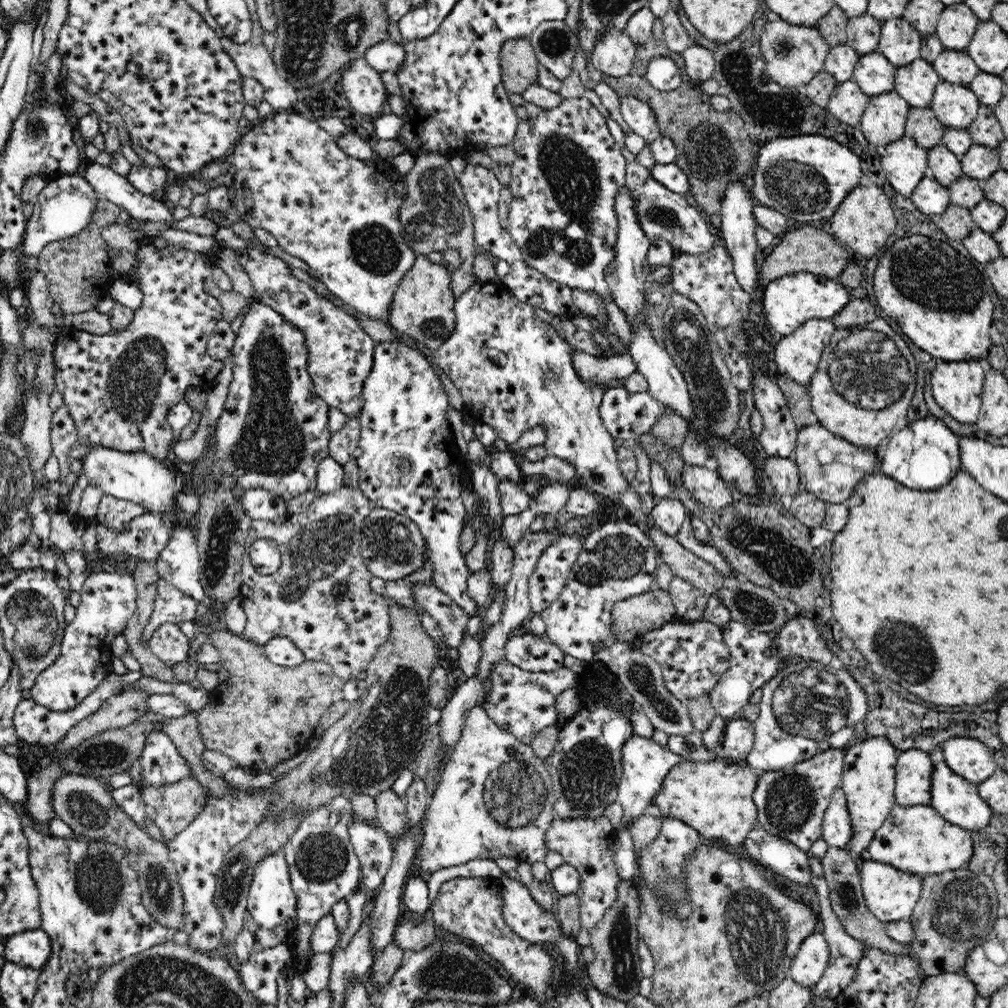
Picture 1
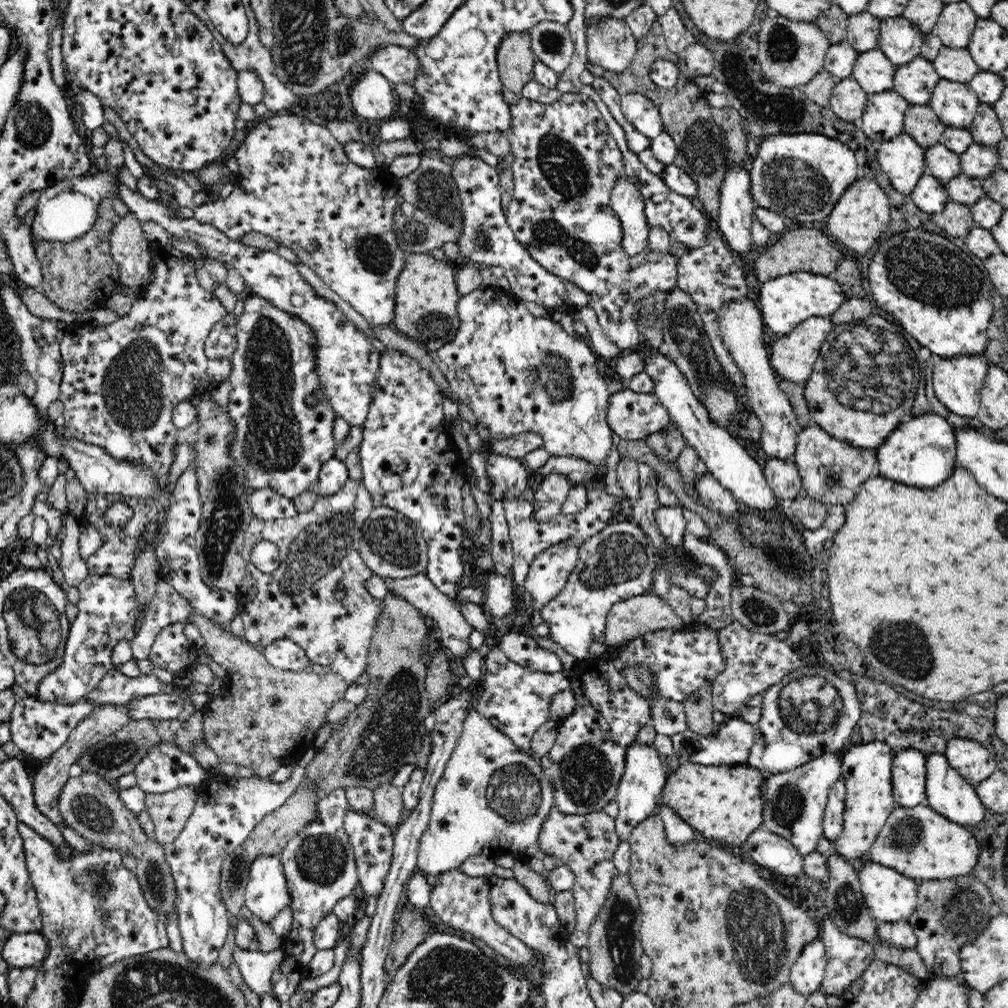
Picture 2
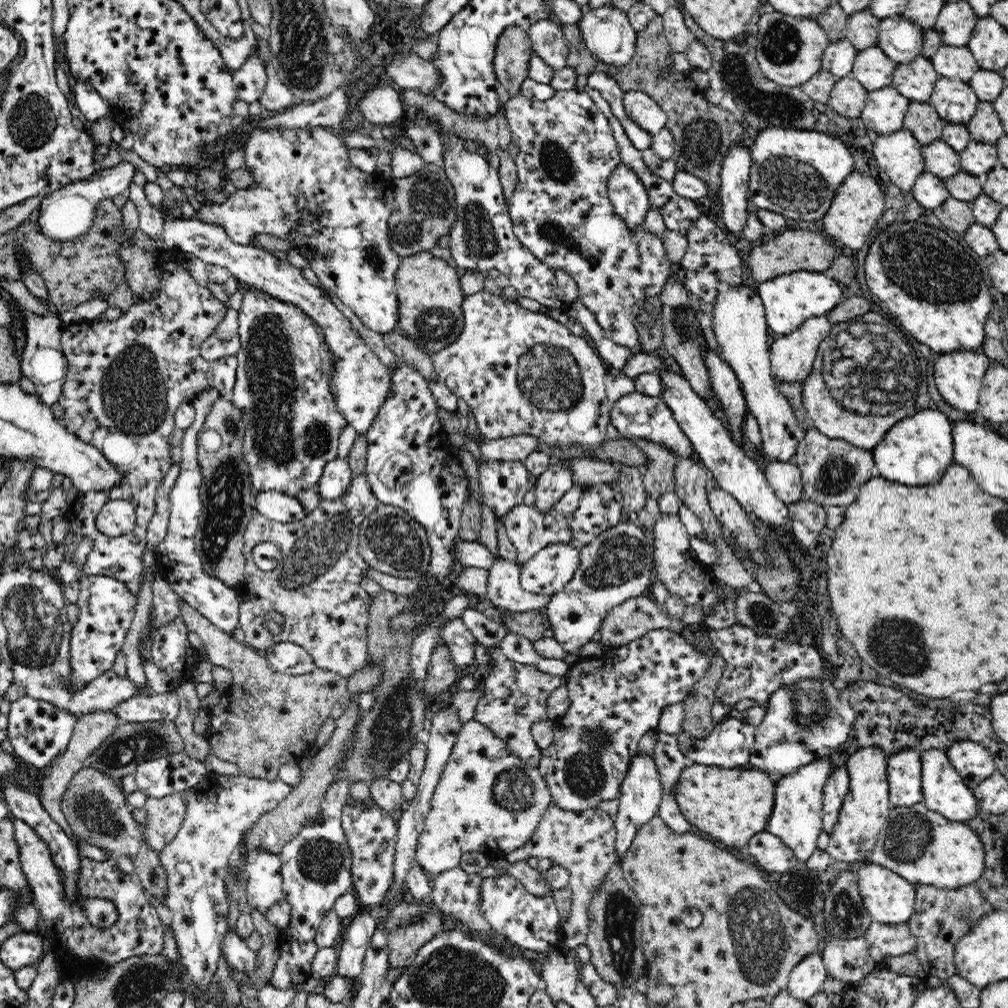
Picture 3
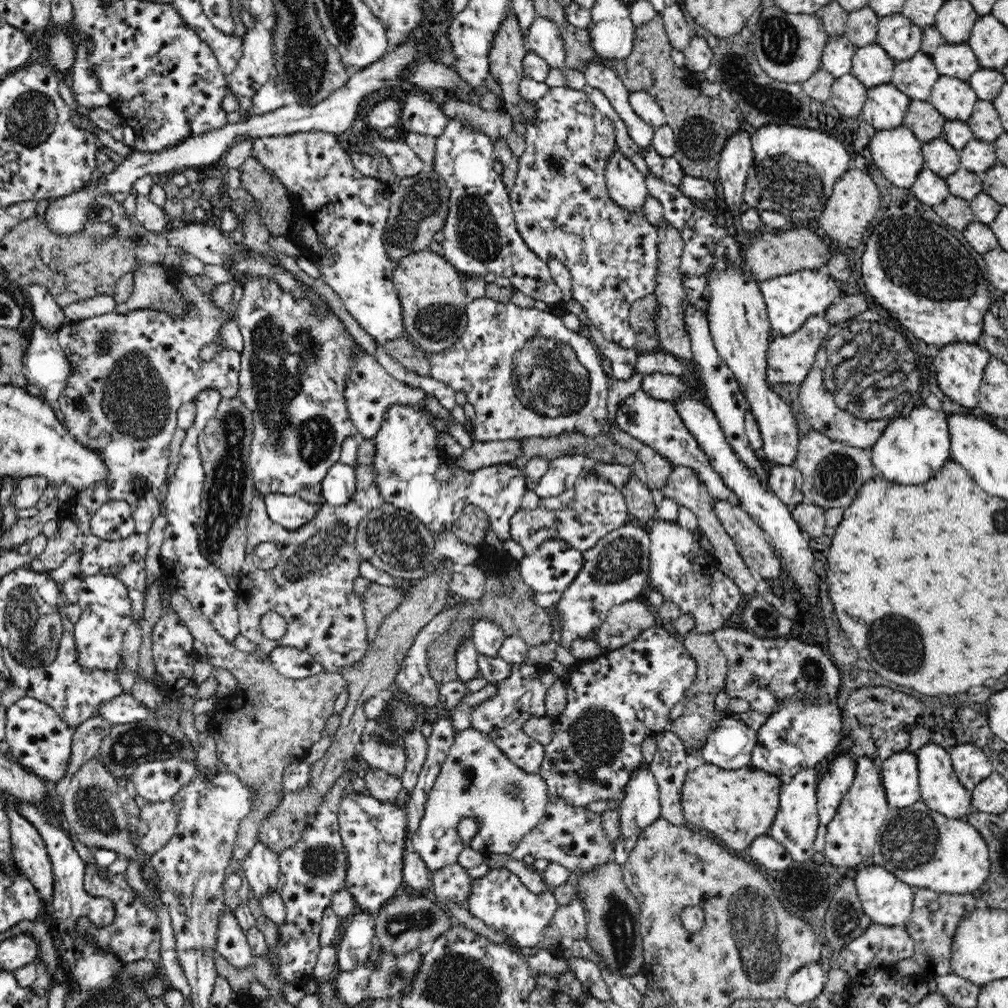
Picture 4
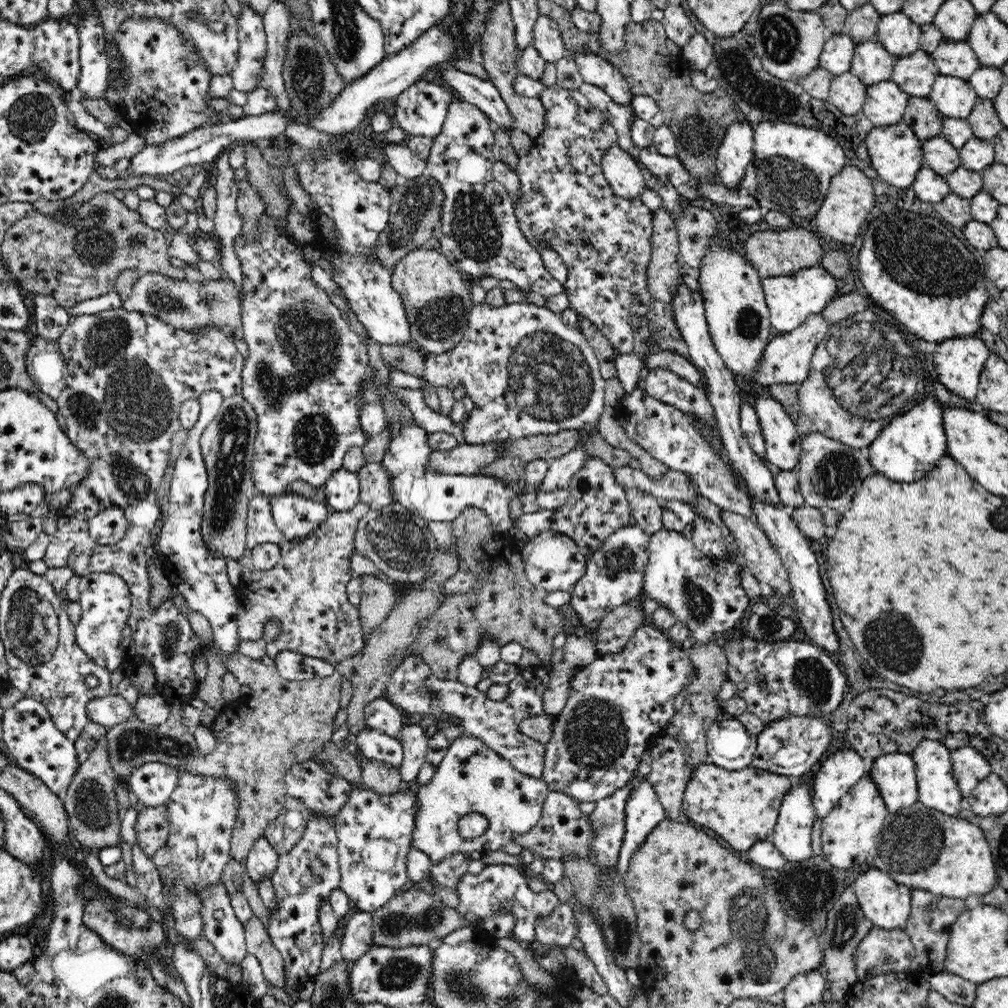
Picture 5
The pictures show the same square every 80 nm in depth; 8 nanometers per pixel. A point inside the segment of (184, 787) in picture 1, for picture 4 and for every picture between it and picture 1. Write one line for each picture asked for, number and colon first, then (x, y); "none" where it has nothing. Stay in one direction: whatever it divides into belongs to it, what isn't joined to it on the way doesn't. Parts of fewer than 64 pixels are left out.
2: (169, 811)
3: (165, 815)
4: (156, 825)

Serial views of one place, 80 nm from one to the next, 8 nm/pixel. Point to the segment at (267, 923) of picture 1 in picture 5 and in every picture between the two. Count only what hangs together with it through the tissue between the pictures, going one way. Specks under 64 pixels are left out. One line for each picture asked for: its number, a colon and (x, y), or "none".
2: (267, 894)
3: (262, 870)
4: (261, 865)
5: (260, 863)

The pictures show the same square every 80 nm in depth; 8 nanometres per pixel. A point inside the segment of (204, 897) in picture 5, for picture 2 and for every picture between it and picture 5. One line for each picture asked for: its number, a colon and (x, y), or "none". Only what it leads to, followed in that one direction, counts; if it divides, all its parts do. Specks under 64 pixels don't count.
2: (256, 969)
3: (241, 957)
4: (232, 943)

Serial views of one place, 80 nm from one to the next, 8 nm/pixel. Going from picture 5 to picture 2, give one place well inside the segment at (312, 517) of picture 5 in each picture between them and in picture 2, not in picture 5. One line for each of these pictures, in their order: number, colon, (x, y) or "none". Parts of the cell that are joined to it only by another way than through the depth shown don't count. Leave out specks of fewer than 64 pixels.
2: (266, 504)
3: (279, 507)
4: (290, 511)

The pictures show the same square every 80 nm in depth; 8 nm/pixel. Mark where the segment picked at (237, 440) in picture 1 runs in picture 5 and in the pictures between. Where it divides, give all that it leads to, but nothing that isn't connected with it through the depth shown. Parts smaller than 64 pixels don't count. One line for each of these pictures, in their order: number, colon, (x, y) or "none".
2: (283, 424)
3: (292, 425)
4: (293, 364)
5: (301, 374)

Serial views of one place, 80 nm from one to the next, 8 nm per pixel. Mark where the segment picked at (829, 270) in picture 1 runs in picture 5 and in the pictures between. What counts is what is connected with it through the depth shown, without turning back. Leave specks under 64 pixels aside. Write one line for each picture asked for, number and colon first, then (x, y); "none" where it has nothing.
2: (805, 249)
3: (796, 250)
4: (770, 255)
5: (771, 253)

